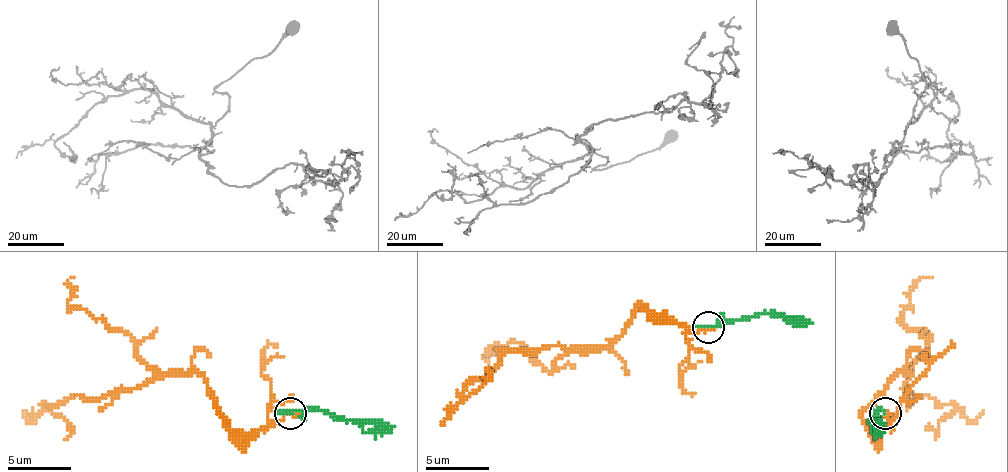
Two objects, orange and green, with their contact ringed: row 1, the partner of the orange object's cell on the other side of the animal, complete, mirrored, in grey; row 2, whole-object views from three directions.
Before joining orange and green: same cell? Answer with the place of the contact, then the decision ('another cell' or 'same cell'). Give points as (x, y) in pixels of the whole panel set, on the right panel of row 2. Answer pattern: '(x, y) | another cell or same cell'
(885, 413) | another cell

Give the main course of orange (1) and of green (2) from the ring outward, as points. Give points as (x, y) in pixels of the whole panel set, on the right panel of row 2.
1: (887, 414), (878, 433), (865, 423), (865, 407), (903, 372), (906, 398), (951, 404), (938, 426), (925, 426)
2: (884, 414), (878, 410), (871, 417), (881, 426)

